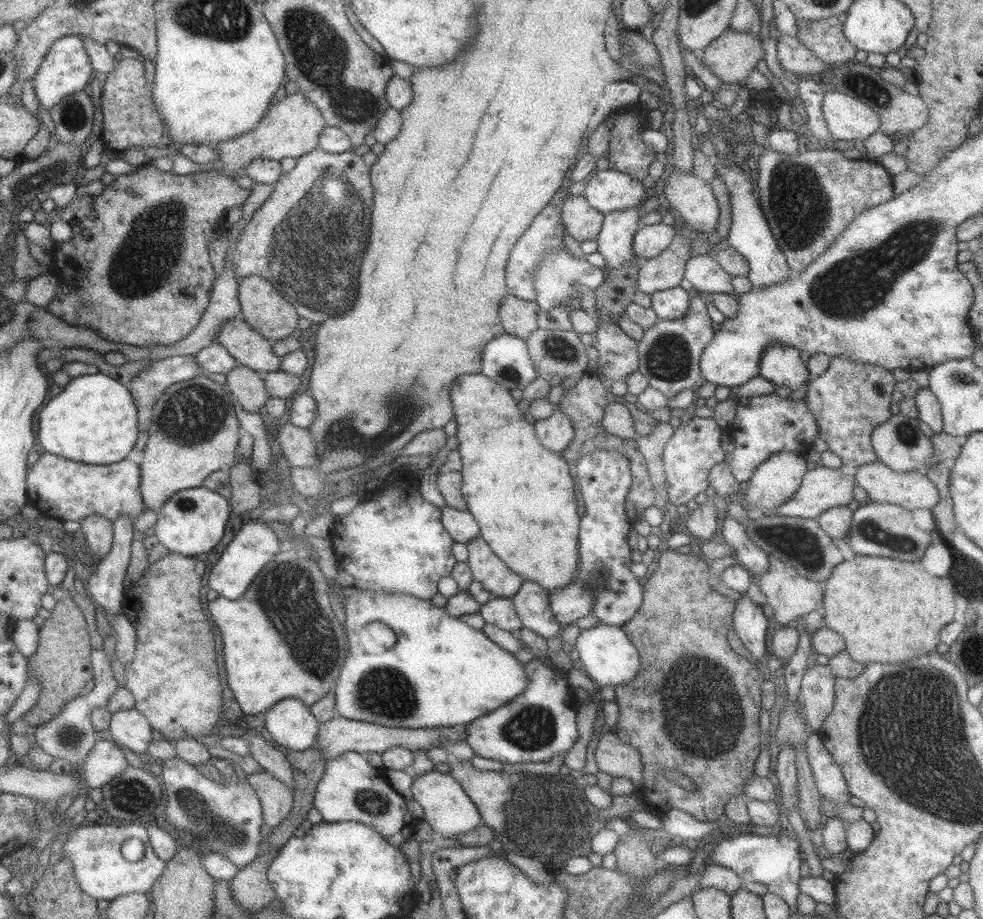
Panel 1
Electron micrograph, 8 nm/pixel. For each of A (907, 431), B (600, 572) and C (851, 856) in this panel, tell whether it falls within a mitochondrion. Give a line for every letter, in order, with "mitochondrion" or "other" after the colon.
A: mitochondrion
B: mitochondrion
C: other

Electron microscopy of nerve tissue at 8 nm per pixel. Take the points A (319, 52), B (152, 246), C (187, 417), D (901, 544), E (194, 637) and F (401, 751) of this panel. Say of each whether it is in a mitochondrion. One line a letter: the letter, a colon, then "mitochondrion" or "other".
A: mitochondrion
B: mitochondrion
C: mitochondrion
D: mitochondrion
E: mitochondrion
F: other

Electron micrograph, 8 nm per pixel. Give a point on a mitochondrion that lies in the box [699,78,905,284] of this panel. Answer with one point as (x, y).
(802, 211)

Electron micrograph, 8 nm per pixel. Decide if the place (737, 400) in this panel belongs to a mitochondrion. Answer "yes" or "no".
no

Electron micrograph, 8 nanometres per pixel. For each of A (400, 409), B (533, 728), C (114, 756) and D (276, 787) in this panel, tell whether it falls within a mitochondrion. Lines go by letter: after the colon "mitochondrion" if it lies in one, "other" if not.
A: mitochondrion
B: mitochondrion
C: other
D: other

